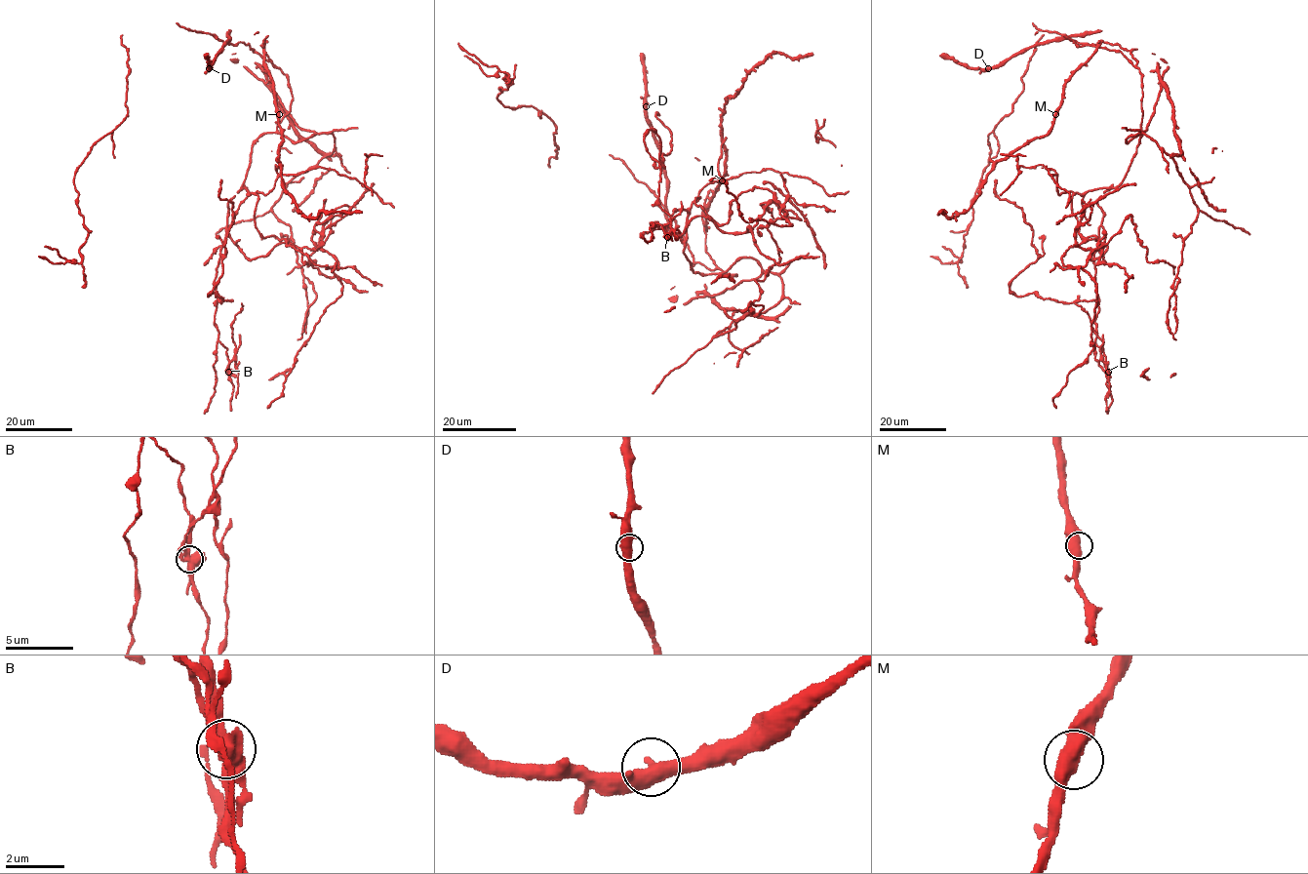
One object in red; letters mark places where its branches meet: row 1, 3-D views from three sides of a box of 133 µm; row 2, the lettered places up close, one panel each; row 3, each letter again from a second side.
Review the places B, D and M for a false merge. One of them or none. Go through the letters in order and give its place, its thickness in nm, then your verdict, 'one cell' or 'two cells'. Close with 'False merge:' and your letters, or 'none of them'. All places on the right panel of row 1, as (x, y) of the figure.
B: place (1108, 372); calibre 480 nm; two cells
D: place (988, 68); calibre 440 nm; one cell
M: place (1055, 114); calibre 440 nm; one cell
False merge: B

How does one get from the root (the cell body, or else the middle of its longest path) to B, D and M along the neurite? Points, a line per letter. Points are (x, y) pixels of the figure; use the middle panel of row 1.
B: (728, 274), (695, 272), (678, 234), (650, 223), (659, 223), (666, 238)
D: (728, 274), (693, 260), (676, 221), (661, 203), (665, 202), (666, 179), (646, 106)
M: (728, 274), (715, 265), (706, 252), (704, 231), (705, 207), (722, 180)

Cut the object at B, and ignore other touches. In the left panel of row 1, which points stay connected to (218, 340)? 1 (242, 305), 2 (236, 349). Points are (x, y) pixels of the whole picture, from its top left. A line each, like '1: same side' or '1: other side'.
1: other side
2: other side

